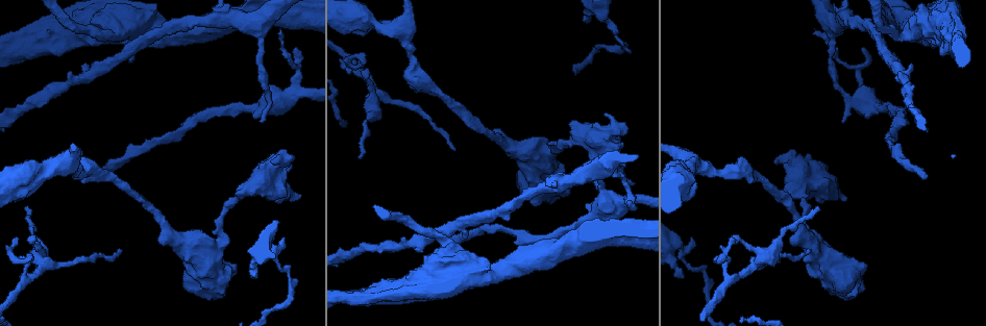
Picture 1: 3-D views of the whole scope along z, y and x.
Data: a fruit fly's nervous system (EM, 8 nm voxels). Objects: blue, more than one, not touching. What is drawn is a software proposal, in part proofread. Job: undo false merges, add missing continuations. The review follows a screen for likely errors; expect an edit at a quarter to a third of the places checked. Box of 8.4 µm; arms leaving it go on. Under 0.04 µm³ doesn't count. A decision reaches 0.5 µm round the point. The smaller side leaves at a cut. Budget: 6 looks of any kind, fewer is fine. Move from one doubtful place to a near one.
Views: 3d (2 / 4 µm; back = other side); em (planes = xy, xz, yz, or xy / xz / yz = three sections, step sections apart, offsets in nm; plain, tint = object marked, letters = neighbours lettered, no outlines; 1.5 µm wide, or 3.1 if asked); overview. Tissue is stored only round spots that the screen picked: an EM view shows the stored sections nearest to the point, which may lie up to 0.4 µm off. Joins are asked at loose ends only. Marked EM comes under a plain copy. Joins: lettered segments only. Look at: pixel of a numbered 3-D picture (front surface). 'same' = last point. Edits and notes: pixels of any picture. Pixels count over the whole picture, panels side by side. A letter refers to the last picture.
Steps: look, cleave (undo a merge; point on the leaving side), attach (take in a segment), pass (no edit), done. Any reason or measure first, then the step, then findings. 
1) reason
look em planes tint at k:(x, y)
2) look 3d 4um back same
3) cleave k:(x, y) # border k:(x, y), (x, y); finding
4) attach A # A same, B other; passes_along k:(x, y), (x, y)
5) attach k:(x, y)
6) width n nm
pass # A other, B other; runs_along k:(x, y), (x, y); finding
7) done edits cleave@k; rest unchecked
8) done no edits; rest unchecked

thick end
look em planes letters at 1:(298, 199)

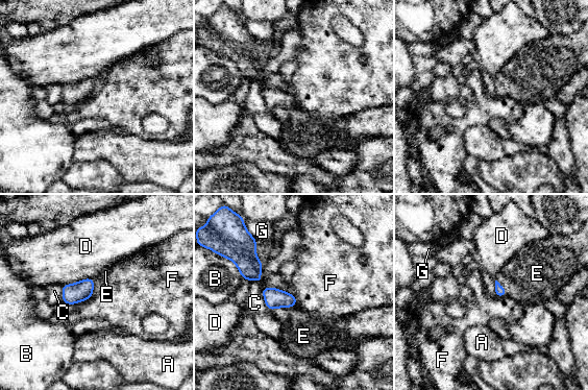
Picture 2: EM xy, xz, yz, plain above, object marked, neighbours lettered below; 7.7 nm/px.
attach E # A other, B other, C other, D other, E same, F other, G other; passes_along 2:(499, 291), (503, 288), (532, 276); the neuron continues

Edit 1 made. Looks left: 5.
an open end
look em yz step 8 tint at 1:(358, 158)

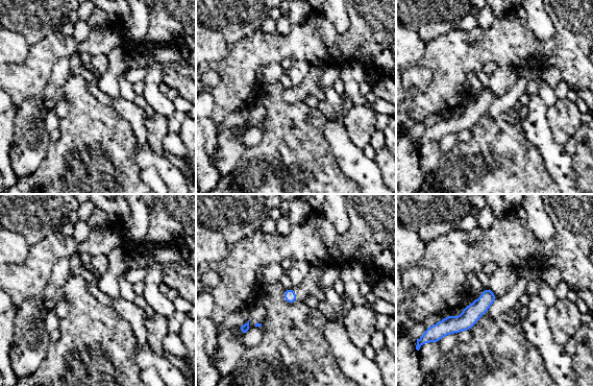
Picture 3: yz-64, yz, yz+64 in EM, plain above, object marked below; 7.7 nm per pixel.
look em planes letters same

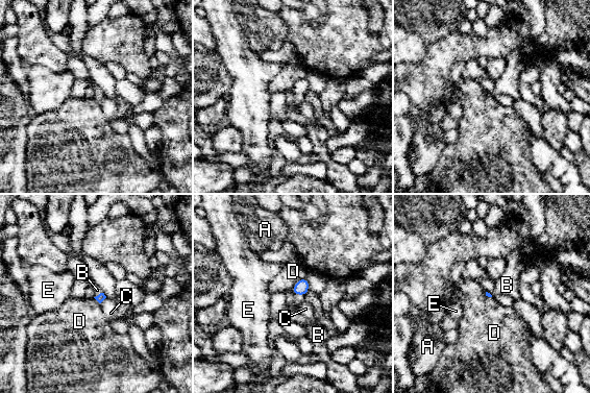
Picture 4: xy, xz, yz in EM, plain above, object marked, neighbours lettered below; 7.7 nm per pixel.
attach B # A other, B same, C other, D other, E other; it goes on there

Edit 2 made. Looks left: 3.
see it whole again
look overview

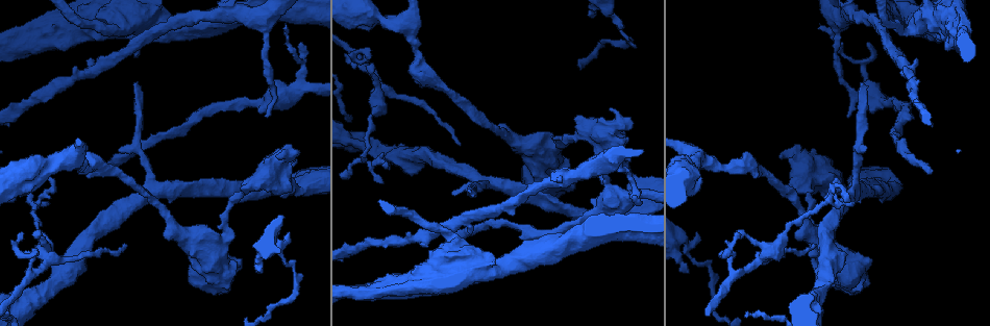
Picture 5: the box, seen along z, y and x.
free end
look em planes tint at 5:(368, 65)

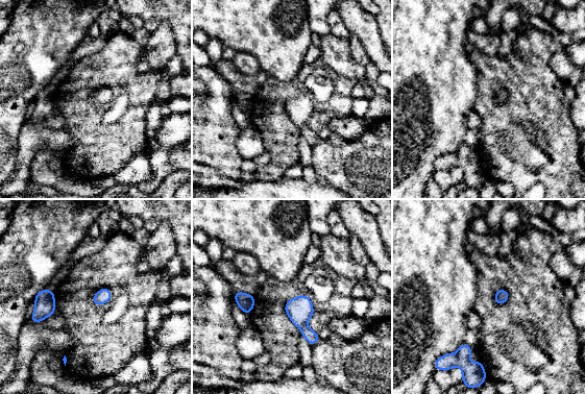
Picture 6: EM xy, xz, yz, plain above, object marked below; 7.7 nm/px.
look em planes letters same

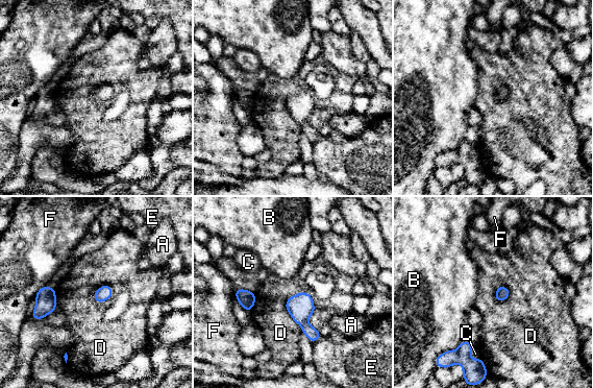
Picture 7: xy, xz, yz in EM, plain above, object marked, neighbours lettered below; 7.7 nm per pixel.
width 100 nm
pass # A other, B other, C other, D other, E other, F other; no lettered segment goes on from it

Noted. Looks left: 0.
done edits attach@2, attach@4; rest unchecked

